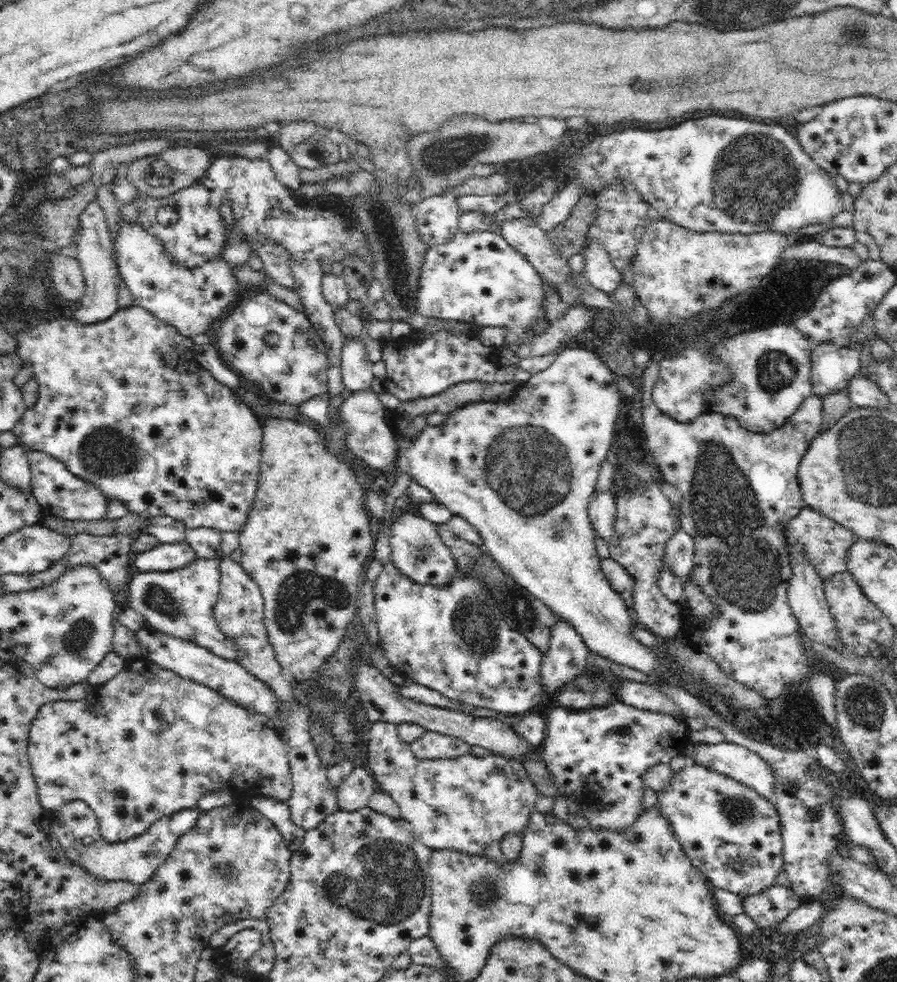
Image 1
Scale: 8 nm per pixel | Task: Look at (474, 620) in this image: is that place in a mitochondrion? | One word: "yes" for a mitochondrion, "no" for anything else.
yes

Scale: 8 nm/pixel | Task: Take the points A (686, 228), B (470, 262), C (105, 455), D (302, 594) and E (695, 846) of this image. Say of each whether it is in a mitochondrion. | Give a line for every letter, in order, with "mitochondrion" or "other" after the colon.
A: other
B: other
C: mitochondrion
D: mitochondrion
E: other

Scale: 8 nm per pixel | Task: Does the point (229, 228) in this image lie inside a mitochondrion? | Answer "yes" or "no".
no

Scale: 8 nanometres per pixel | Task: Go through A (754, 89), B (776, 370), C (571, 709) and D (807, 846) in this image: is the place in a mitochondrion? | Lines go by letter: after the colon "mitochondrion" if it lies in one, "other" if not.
A: other
B: mitochondrion
C: other
D: other

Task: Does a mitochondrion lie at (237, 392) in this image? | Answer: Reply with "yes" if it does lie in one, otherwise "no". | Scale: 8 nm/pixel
no

